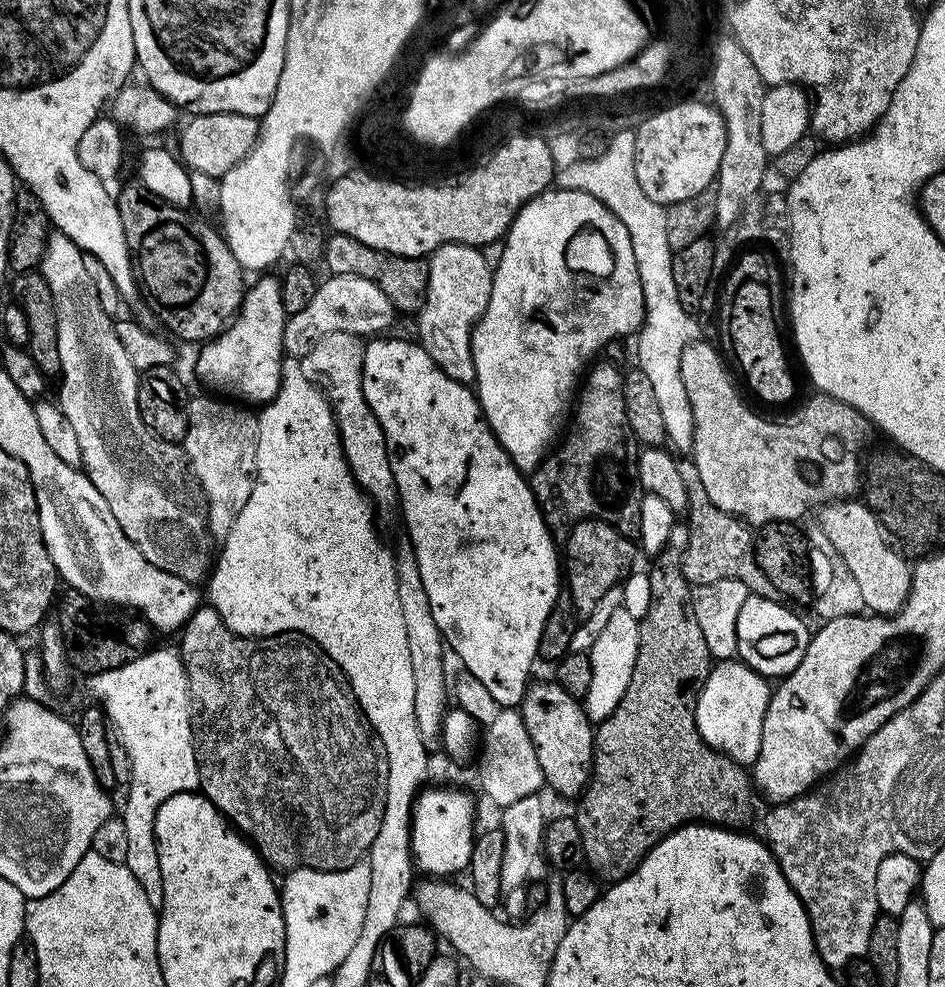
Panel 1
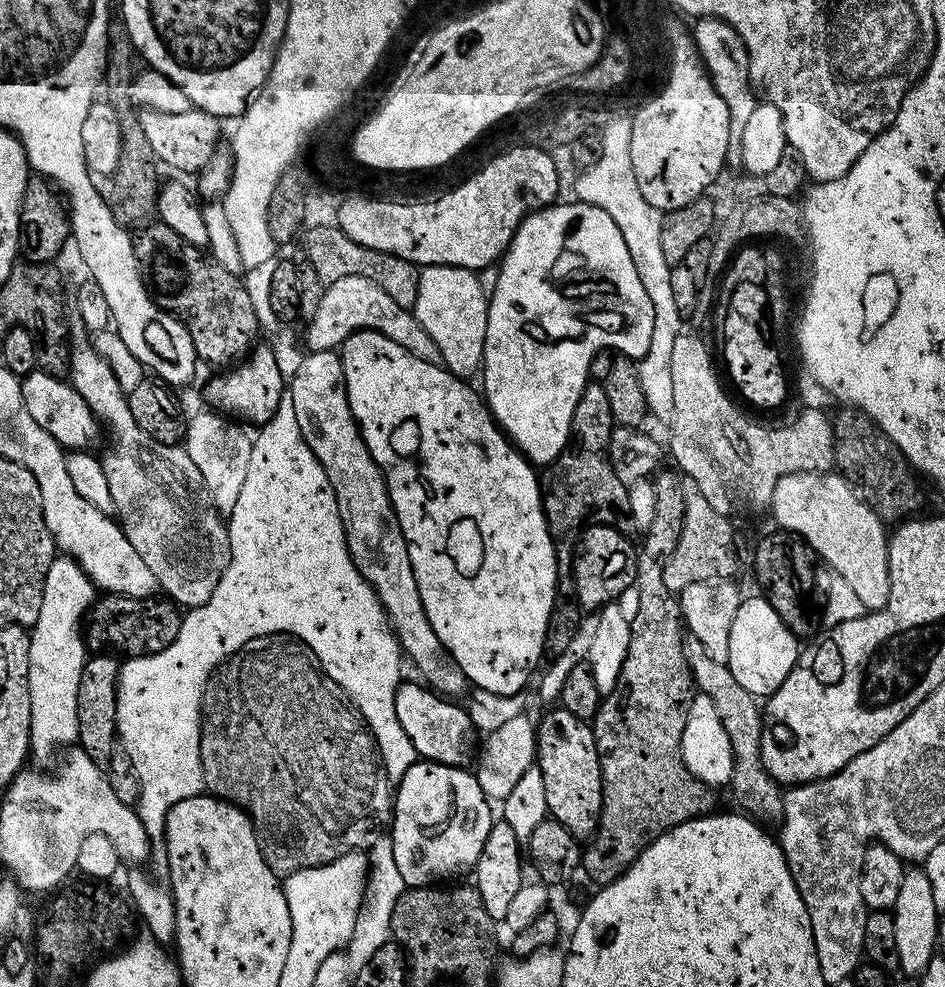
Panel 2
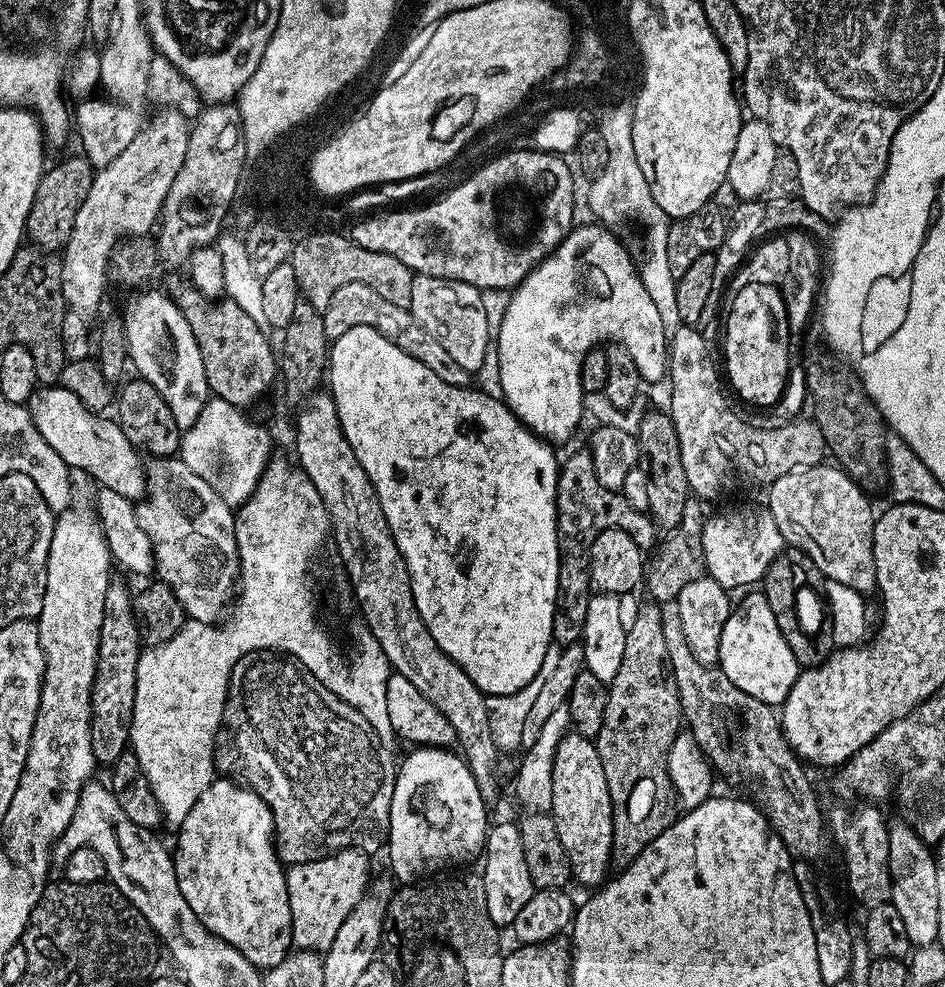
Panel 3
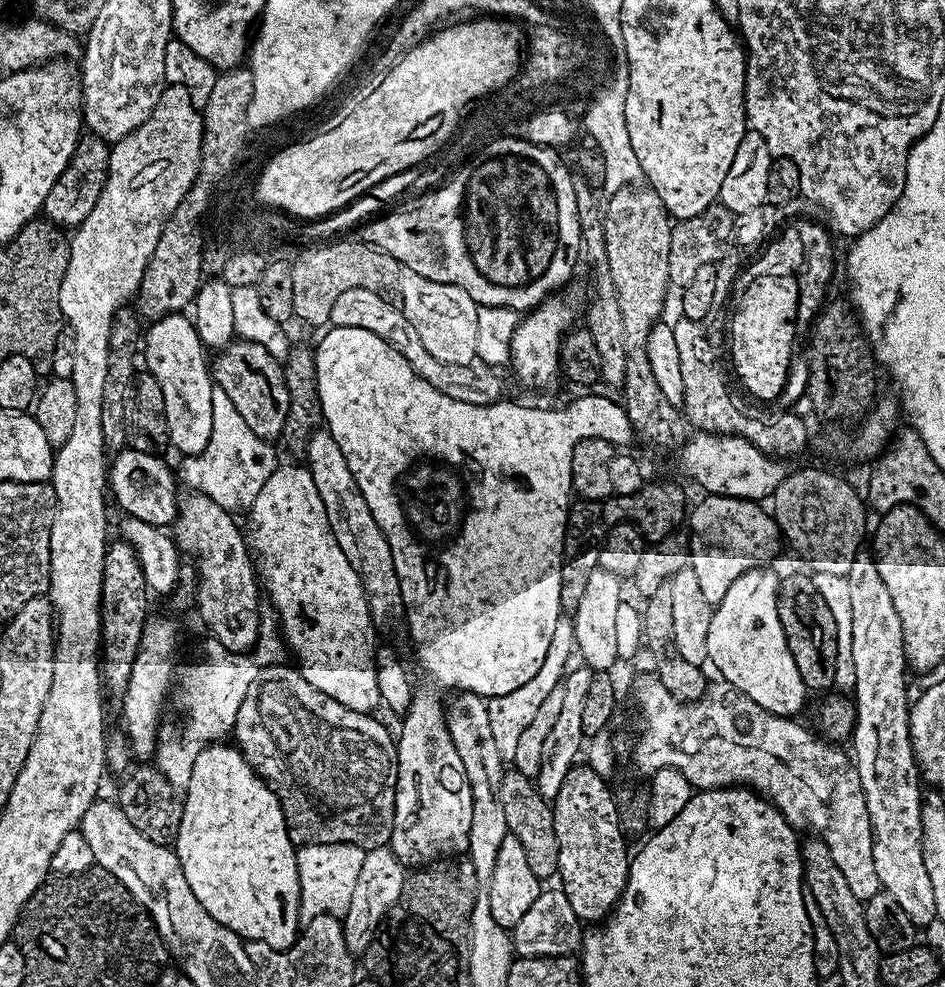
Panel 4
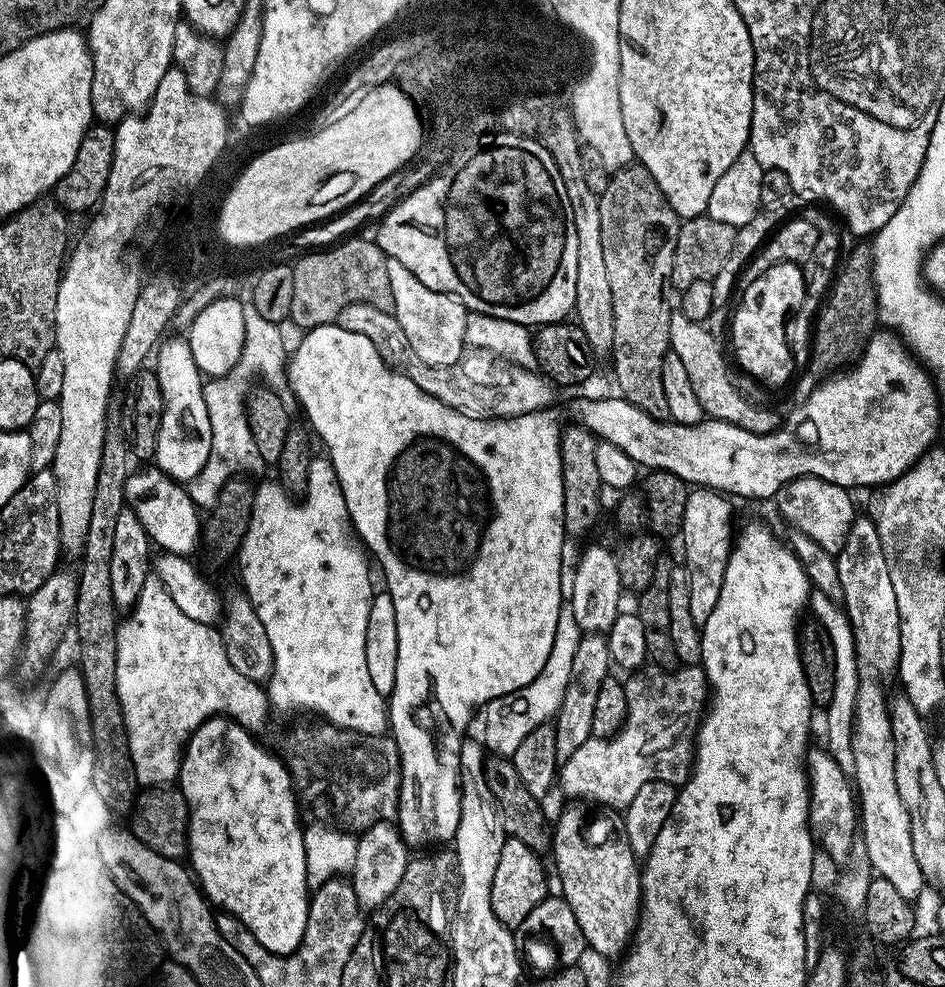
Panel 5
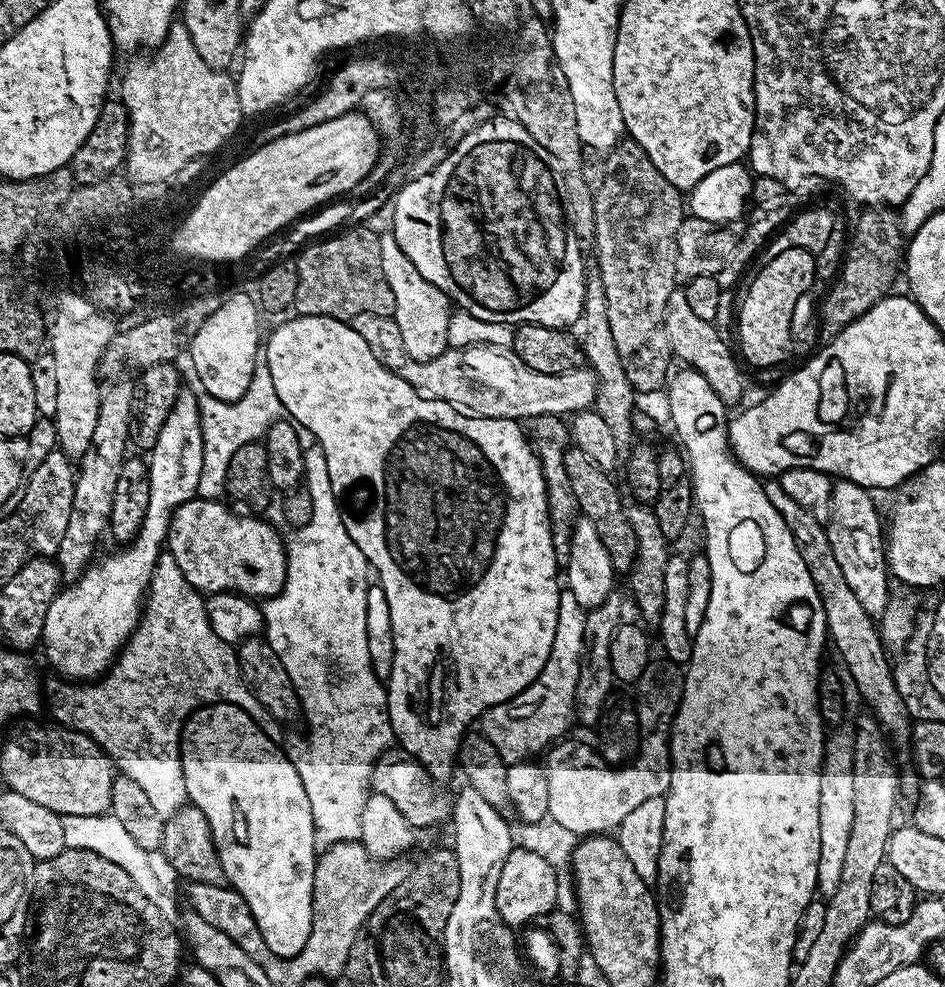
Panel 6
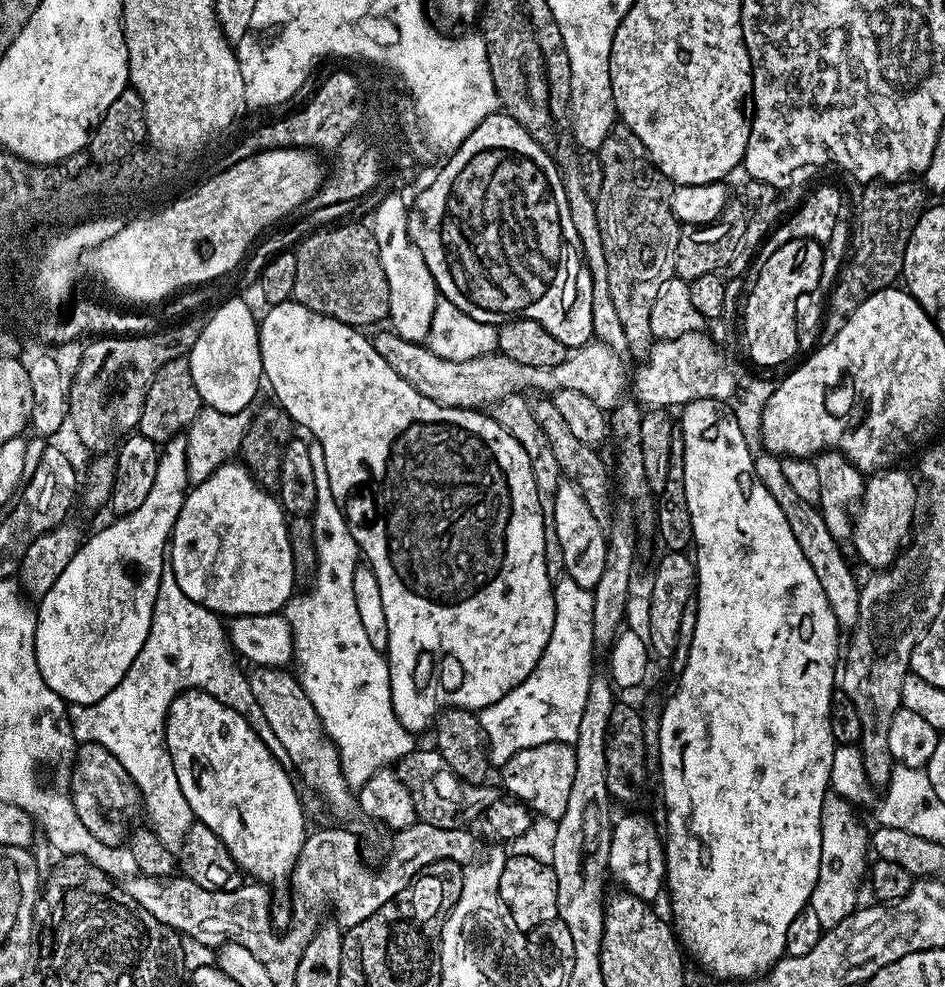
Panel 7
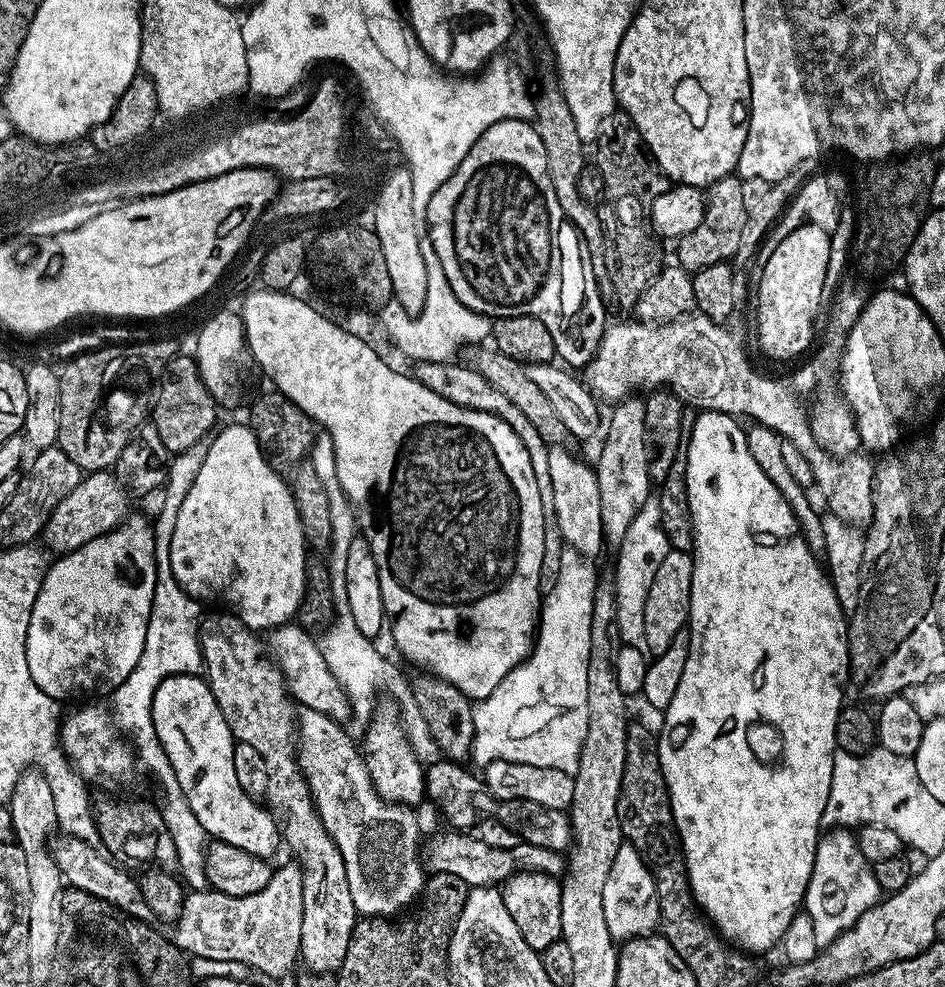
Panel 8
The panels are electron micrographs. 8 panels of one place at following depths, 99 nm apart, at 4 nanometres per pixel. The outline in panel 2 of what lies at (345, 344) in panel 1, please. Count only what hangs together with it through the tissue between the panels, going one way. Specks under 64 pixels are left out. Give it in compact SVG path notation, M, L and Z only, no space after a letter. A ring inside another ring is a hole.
M339 351L308 352L303 357L300 367L290 379L286 388L287 399L294 406L294 416L298 418L298 430L302 438L310 446L314 458L322 462L322 470L326 470L326 478L330 478L330 486L338 502L338 510L342 518L342 526L346 534L346 546L350 550L350 558L357 570L366 578L366 582L380 599L380 605L388 614L388 622L400 642L403 655L412 656L416 668L425 676L427 687L443 694L445 697L455 697L455 692L467 693L470 681L464 671L454 662L454 658L445 652L438 634L430 626L426 618L426 610L422 606L422 598L418 594L418 586L414 582L414 570L410 566L408 543L402 534L402 526L398 526L398 518L394 514L394 506L388 497L388 487L384 481L378 462L370 454L366 442L360 437L360 427L357 426L352 411L348 405L348 395L344 385L344 367L340 361Z

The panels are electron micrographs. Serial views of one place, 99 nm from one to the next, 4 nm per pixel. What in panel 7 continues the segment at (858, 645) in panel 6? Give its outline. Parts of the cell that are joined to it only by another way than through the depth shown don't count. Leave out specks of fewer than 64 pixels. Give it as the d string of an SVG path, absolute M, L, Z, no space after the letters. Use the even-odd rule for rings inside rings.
M762 451L754 459L754 470L756 477L774 494L778 506L782 506L782 514L786 514L786 522L790 522L790 530L794 530L794 538L798 538L798 546L802 546L802 554L806 554L806 562L814 569L814 574L818 574L818 583L822 585L822 594L826 594L826 602L830 602L830 610L834 610L834 618L841 629L851 630L858 622L858 602L860 601L861 585L856 584L856 576L852 573L850 565L844 561L844 552L841 541L836 540L826 530L824 513L820 511L816 504L806 502L806 498L800 497L794 486L790 486L790 481L786 479L786 474L782 474L780 465L781 457L773 456L772 453Z

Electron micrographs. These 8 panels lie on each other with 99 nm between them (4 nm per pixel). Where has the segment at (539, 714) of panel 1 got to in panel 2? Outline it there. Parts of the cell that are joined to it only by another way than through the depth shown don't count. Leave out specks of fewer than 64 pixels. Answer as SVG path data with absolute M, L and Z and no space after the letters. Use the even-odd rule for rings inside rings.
M552 706L535 725L536 758L546 785L546 806L551 819L556 820L577 838L591 837L600 821L602 810L602 770L596 749L592 724L578 719L570 710Z

